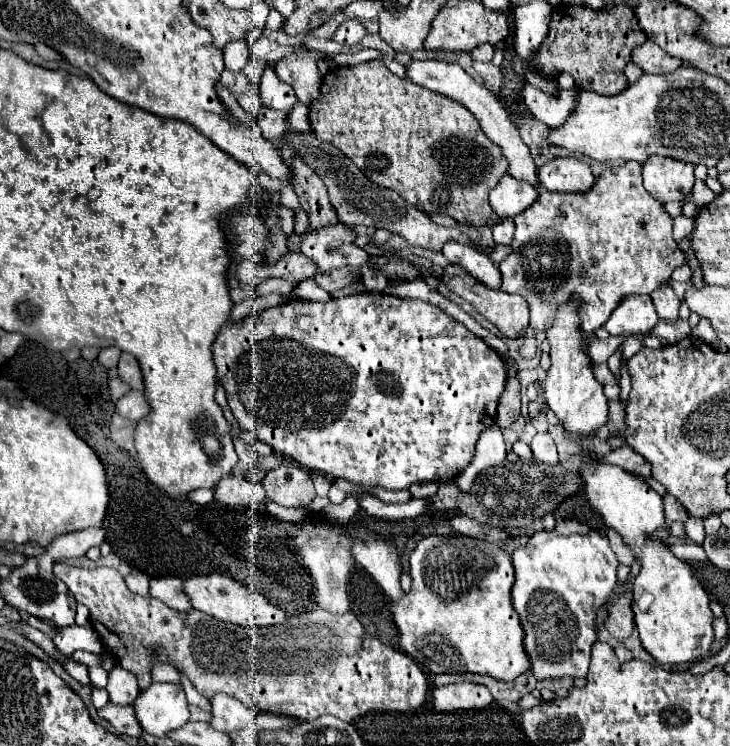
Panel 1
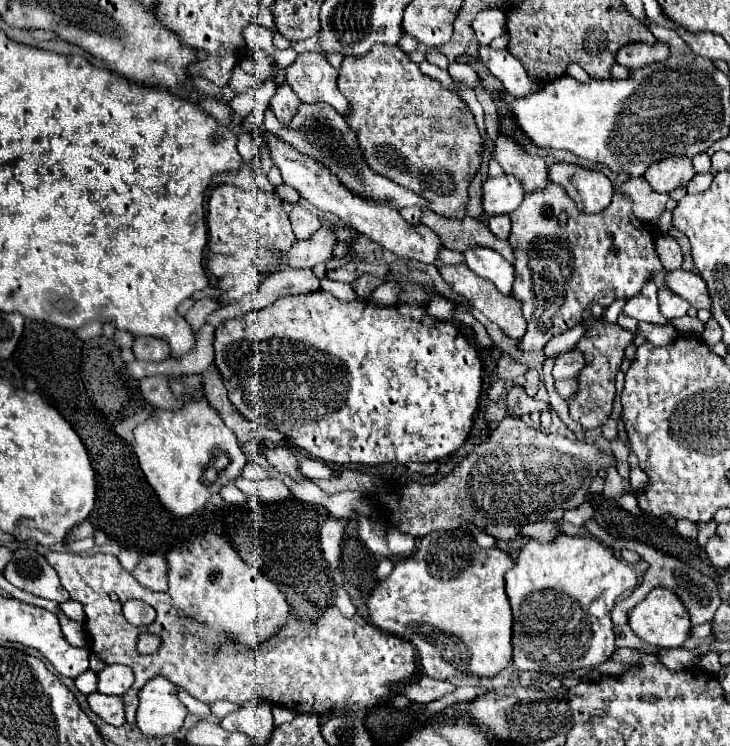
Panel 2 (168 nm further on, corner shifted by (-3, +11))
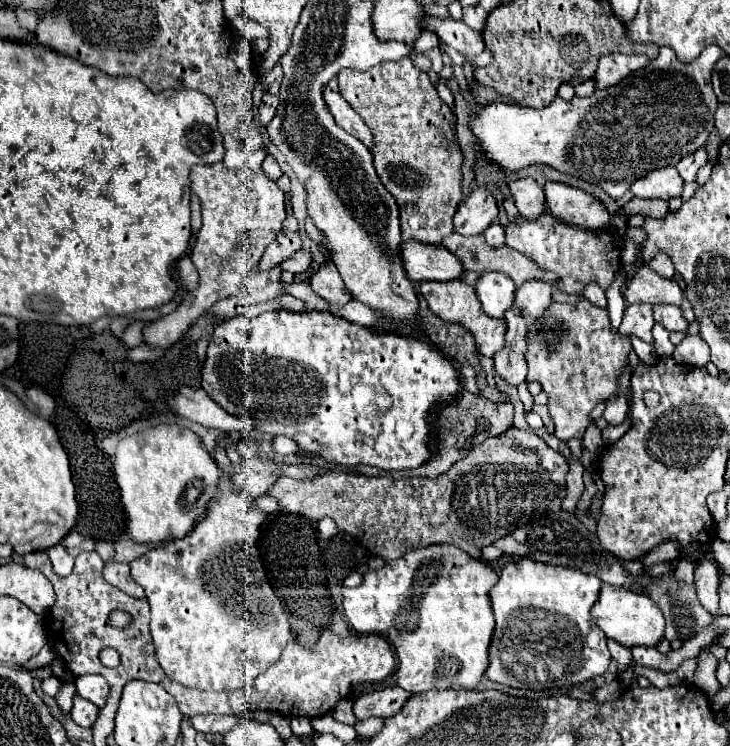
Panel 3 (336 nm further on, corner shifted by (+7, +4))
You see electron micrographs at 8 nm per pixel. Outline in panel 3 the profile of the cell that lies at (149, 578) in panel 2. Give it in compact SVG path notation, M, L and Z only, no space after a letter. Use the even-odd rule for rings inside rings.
M116 561L104 565L104 579L132 597L144 597L144 589L132 579L128 567L130 563L116 563Z

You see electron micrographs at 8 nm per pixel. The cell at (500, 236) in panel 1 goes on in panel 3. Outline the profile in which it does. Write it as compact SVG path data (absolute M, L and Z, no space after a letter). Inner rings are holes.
M494 221L486 231L484 231L484 237L486 237L486 243L490 247L502 247L504 245L504 227Z

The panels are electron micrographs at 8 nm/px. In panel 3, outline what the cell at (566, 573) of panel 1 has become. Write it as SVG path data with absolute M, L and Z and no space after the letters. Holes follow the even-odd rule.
M528 557L508 561L500 573L498 583L490 591L496 631L490 643L490 665L486 669L486 677L510 687L550 689L578 685L604 675L610 665L606 635L590 621L590 609L600 595L600 587L602 579L572 567L552 567L546 563L536 563Z

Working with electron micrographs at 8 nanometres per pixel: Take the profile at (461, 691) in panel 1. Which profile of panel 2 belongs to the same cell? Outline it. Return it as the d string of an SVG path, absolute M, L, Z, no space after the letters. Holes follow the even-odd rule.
M422 676L418 682L412 682L406 686L404 696L410 702L418 702L418 704L428 704L432 700L438 700L450 692L454 692L456 686L446 682L446 680L434 680L428 676Z

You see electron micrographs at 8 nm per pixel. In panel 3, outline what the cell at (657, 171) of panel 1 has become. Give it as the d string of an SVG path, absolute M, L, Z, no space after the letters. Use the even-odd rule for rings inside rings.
M662 167L650 171L648 175L644 175L644 179L632 183L630 191L642 199L672 199L680 197L682 185L684 181L676 171L676 167Z

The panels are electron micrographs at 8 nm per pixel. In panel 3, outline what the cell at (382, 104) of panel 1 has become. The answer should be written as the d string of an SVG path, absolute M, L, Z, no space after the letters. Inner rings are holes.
M408 57L376 65L368 71L340 71L338 85L340 95L364 119L374 135L374 147L370 153L374 157L374 167L380 181L400 205L402 239L406 241L414 237L422 243L442 243L442 239L454 231L452 217L462 201L462 153L456 143L456 117L452 109L440 101L428 75L416 69Z

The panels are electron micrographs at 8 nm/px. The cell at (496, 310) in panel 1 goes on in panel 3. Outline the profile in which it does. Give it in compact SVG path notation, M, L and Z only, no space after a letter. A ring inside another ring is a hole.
M424 281L420 283L420 293L424 295L424 299L428 301L428 307L444 321L452 321L452 323L460 323L464 325L476 339L478 351L486 357L492 357L496 351L500 351L500 347L504 347L504 335L506 335L506 321L504 319L492 319L490 315L484 315L480 301L476 297L474 287L462 283L462 281L452 281L452 283L432 283L432 281Z

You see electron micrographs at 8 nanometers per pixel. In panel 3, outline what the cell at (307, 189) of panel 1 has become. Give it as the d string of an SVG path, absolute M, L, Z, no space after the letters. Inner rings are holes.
M288 215L282 223L282 231L278 235L278 239L268 245L268 249L264 251L258 269L266 271L274 265L280 265L284 259L292 257L296 251L302 249L302 237L300 237L300 229L298 229L298 219L294 215Z

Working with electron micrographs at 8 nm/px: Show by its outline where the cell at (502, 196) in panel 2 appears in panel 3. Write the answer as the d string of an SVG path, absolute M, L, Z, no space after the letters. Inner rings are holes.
M476 187L460 205L454 215L454 231L460 235L484 233L492 221L498 219L498 203L490 191Z

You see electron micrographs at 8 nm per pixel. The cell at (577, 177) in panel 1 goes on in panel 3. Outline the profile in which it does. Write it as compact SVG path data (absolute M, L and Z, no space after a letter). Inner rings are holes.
M548 181L544 193L548 211L562 223L580 225L588 231L610 227L610 213L598 197L558 181Z

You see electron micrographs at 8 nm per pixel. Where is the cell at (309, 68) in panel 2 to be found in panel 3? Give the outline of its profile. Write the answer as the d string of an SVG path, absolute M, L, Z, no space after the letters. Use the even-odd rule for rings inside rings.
M326 87L324 89L324 101L326 101L328 111L336 119L338 127L348 131L356 139L360 139L366 147L372 147L372 133L370 133L370 129L366 127L362 117L340 97L340 93L336 93L330 87Z

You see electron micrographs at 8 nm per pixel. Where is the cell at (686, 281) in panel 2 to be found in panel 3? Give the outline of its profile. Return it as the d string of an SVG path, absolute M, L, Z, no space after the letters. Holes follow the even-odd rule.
M648 265L638 269L634 279L628 283L626 291L626 301L628 303L650 303L650 305L660 305L660 303L670 303L676 307L682 307L684 303L684 291L678 287L674 279L664 279L650 271Z

